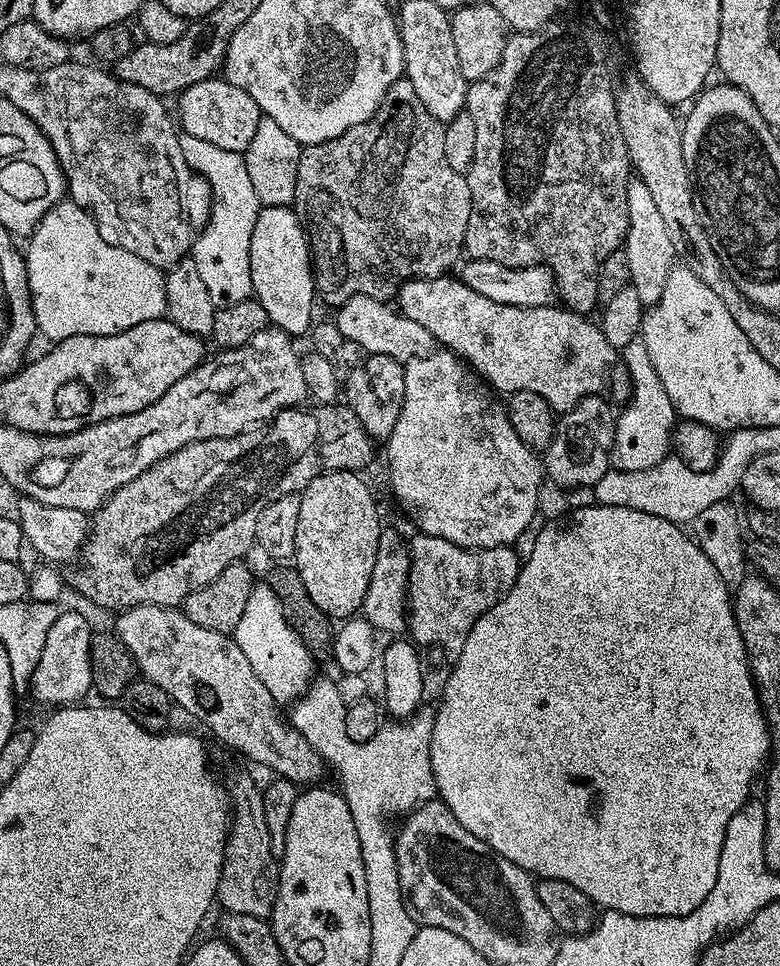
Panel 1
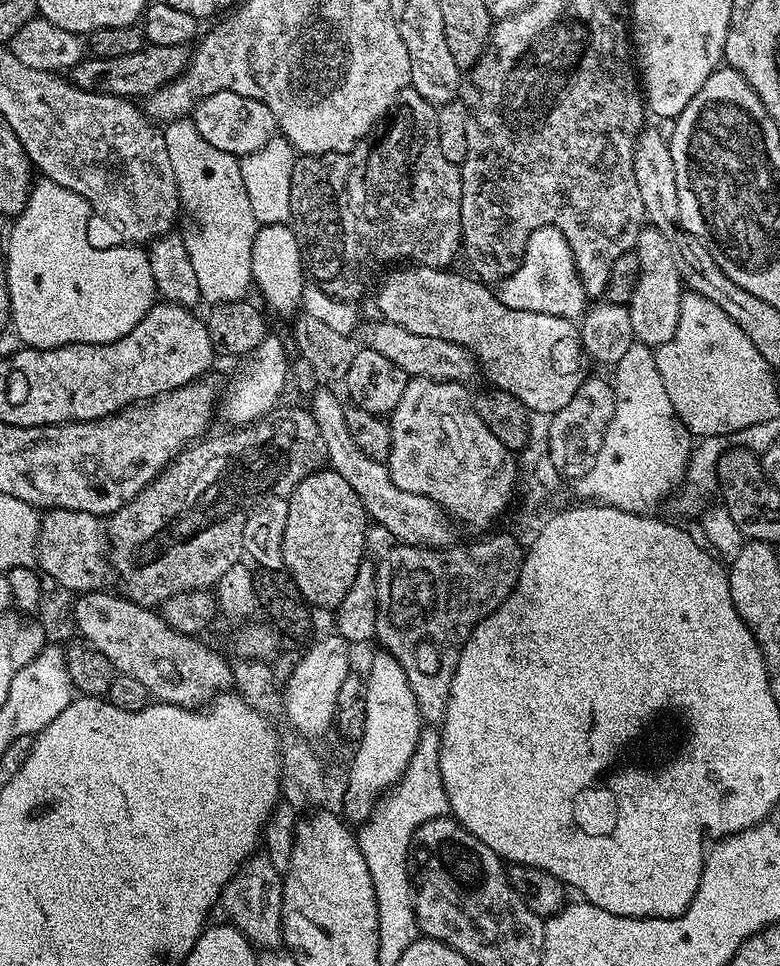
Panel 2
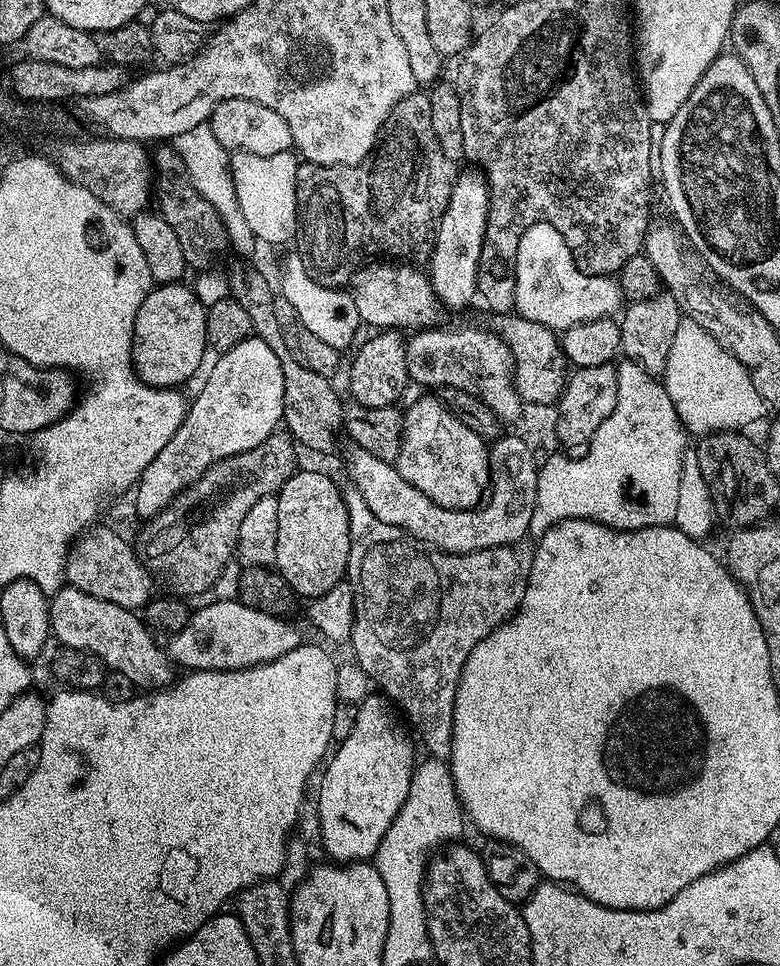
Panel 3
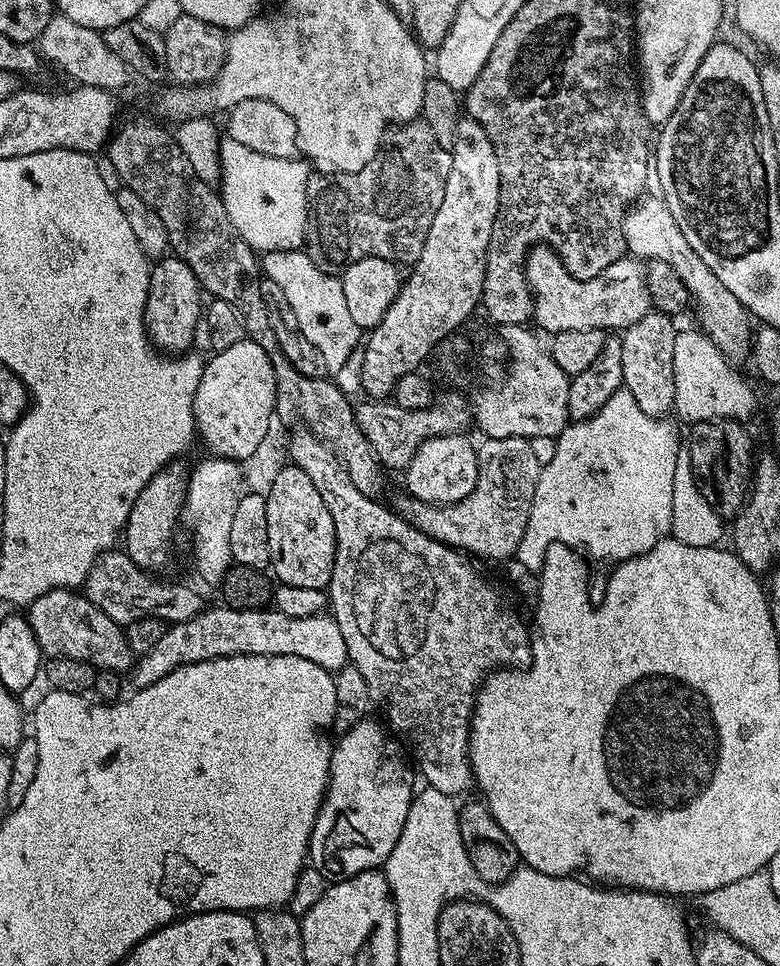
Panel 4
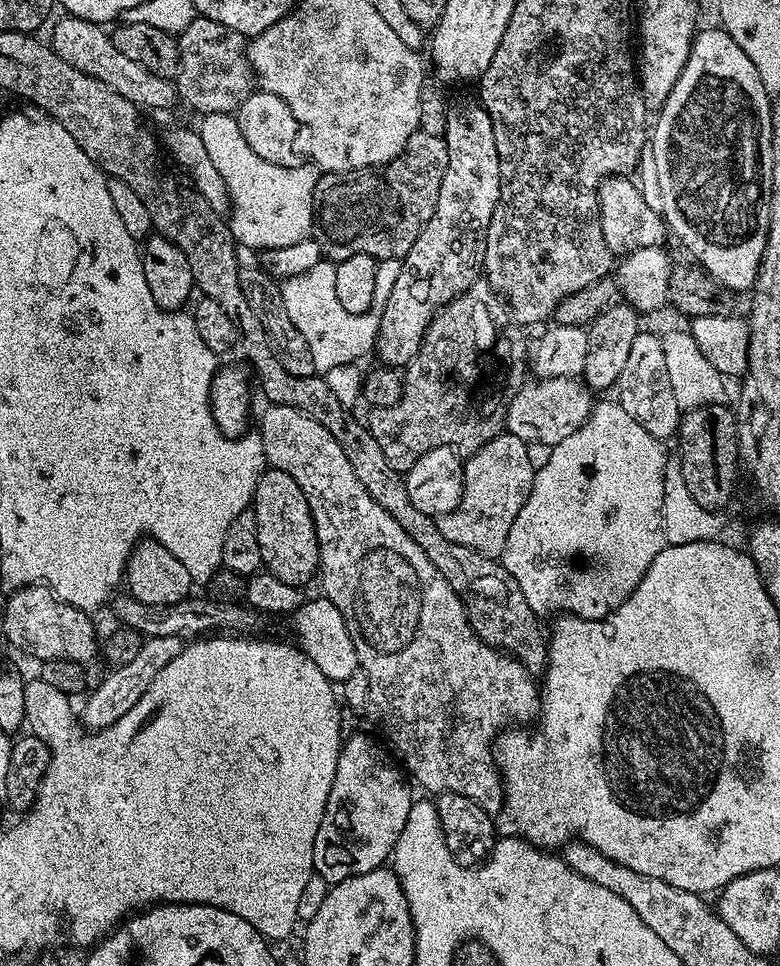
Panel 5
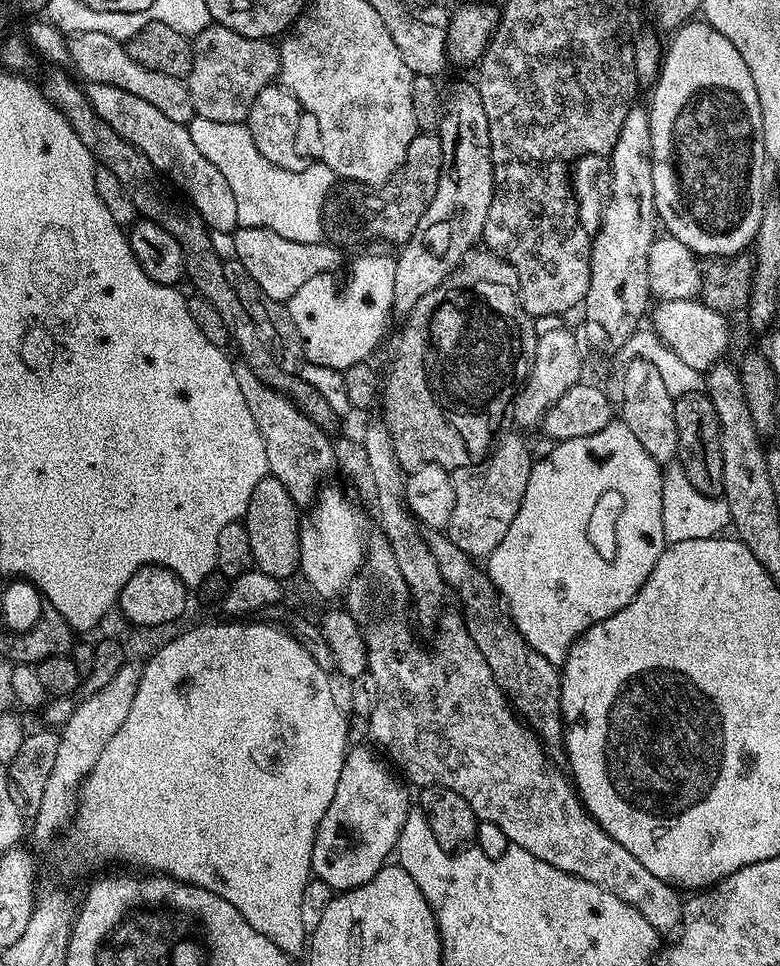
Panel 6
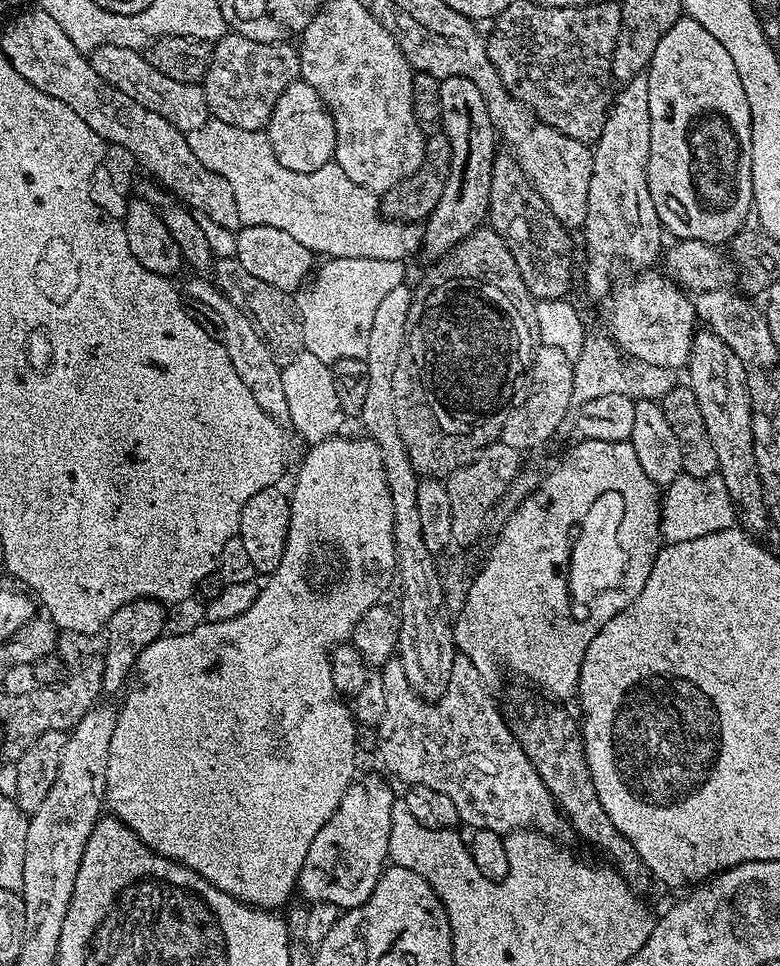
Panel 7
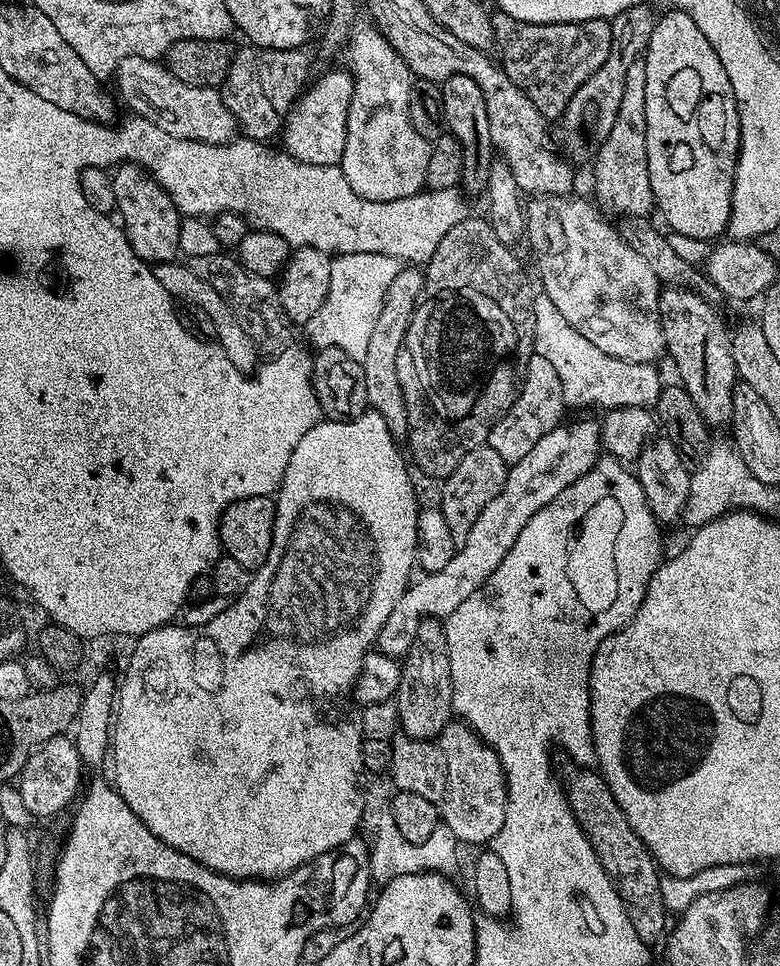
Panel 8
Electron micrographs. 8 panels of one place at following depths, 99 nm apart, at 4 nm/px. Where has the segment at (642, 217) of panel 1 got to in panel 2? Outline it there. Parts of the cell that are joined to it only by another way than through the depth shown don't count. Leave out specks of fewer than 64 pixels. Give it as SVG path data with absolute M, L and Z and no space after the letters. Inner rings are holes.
M646 226L641 230L634 251L640 263L640 273L632 301L626 306L630 314L630 326L635 343L645 344L655 350L674 336L678 326L682 281L678 274L676 255L672 253L667 238L658 229Z

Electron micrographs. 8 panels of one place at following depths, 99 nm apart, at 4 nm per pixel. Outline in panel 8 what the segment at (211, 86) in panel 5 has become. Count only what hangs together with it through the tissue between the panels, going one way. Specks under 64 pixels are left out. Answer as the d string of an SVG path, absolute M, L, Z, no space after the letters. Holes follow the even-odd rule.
M244 46L241 52L239 49L233 55L232 64L218 91L226 110L230 110L239 131L247 139L268 142L275 132L277 135L283 129L284 119L309 83L306 53L298 48Z

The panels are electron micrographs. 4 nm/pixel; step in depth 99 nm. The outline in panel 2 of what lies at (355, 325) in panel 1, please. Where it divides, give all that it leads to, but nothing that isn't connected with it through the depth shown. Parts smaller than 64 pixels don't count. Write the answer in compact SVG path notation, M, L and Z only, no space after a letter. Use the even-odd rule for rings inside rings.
M375 318L368 325L365 323L363 347L378 350L382 358L390 358L394 366L407 372L409 377L430 378L431 380L455 380L468 382L472 375L477 375L478 365L475 356L454 342L446 342L442 338L426 338L422 334L410 334L410 330L402 330L402 326L392 324L383 318Z

